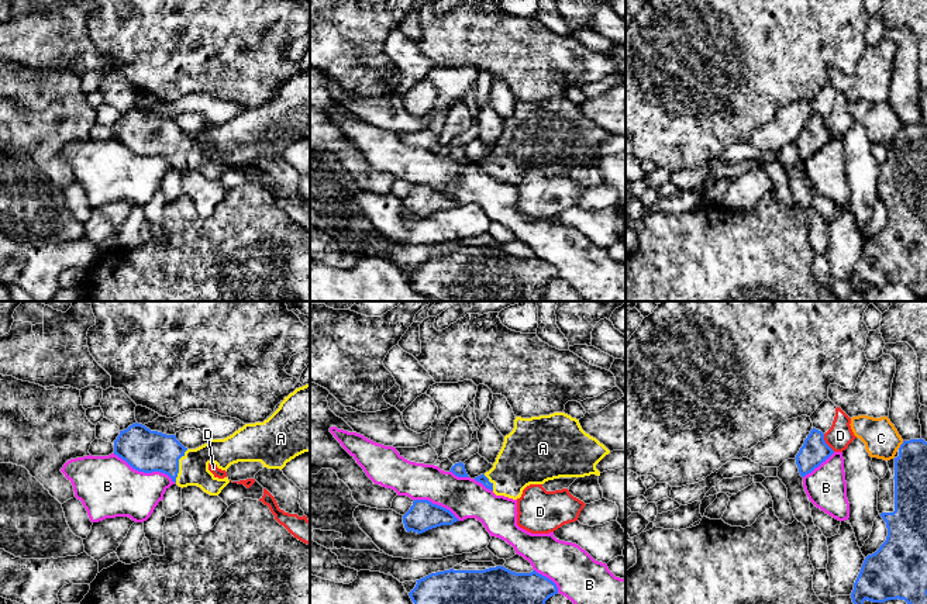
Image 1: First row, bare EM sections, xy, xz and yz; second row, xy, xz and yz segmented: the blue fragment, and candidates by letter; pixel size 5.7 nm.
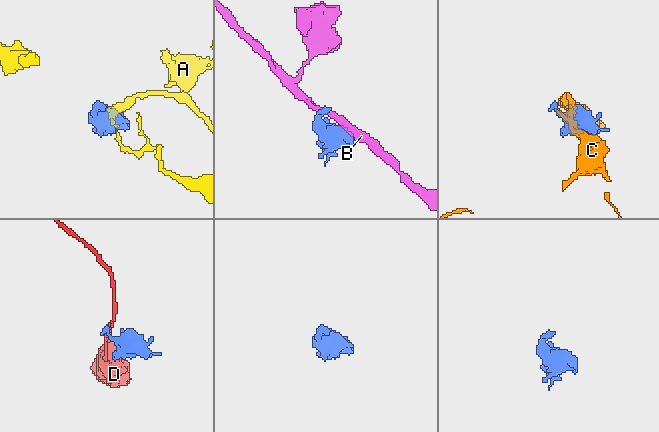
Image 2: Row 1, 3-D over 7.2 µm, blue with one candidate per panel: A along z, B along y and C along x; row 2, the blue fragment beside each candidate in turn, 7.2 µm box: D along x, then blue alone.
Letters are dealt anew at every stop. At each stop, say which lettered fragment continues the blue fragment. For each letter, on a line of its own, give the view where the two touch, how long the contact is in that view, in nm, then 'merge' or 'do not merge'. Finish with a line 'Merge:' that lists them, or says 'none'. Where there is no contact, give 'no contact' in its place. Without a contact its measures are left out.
A: meets blue in xy; contact 200 nm long; merge
B: meets blue in xy; contact 400 nm long; do not merge
C: meets blue in yz; contact 60 nm long; do not merge
D: meets blue in yz; contact 120 nm long; do not merge
Merge: A

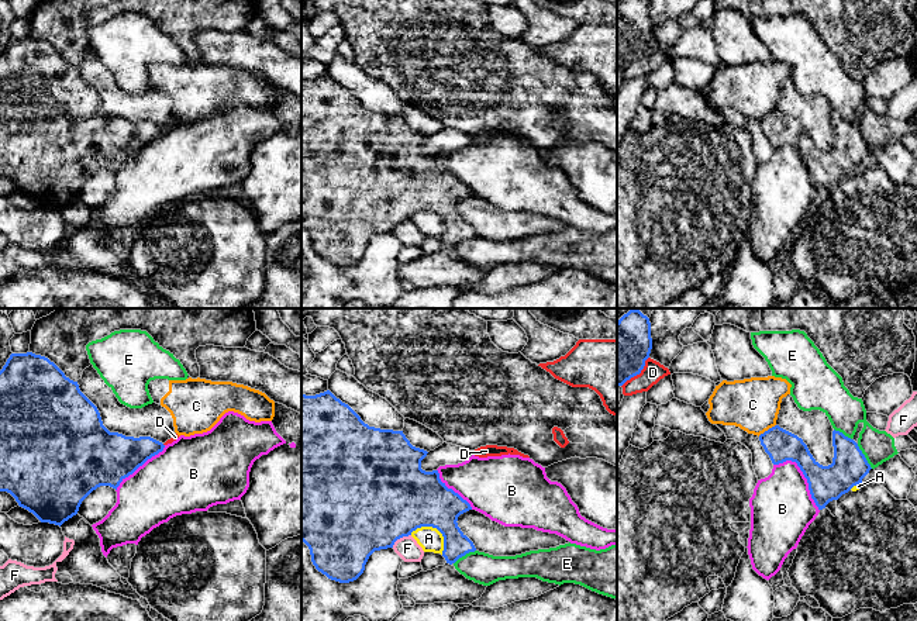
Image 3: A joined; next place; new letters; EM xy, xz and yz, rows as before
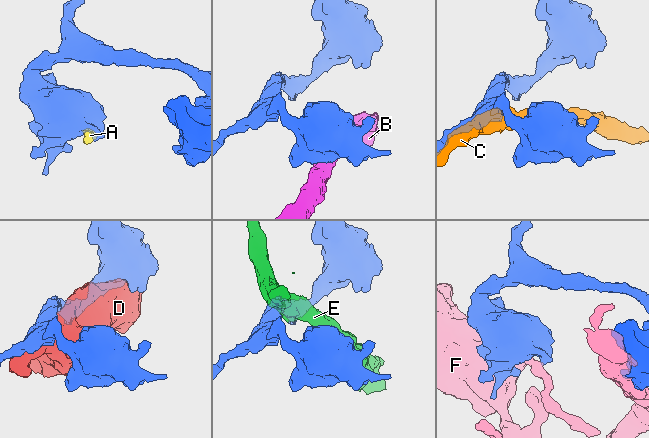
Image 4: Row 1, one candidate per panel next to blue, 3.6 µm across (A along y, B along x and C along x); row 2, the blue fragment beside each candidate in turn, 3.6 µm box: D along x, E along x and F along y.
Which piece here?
A: meets blue in xz; contact 220 nm long; do not merge
B: meets blue in yz; contact 380 nm long; do not merge
C: meets blue in yz; contact 120 nm long; do not merge
D: meets blue in yz; contact 240 nm long; do not merge
E: meets blue in yz; contact 170 nm long; do not merge
F: meets blue in xz; contact 130 nm long; do not merge
Merge: none

